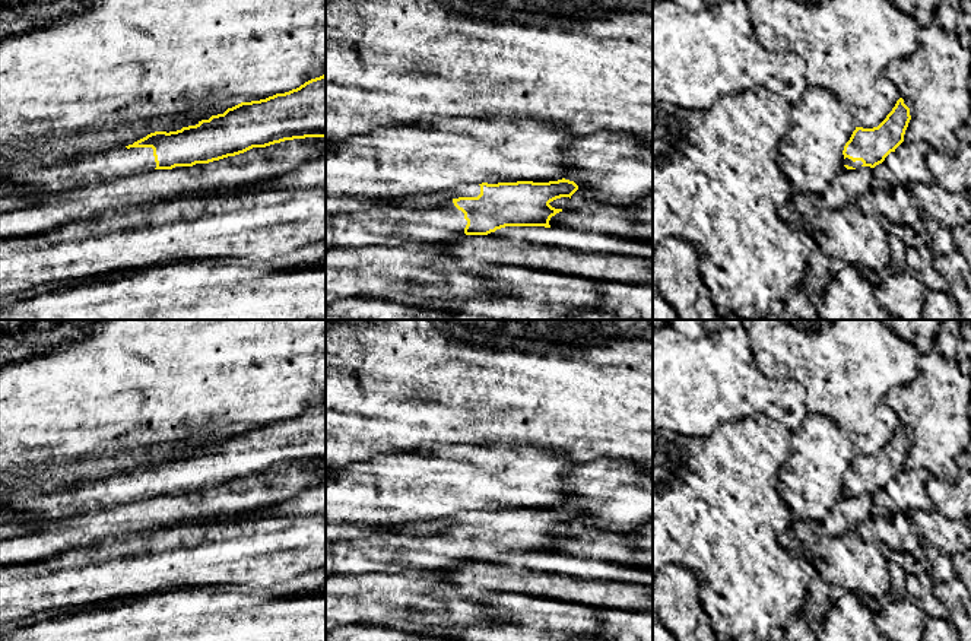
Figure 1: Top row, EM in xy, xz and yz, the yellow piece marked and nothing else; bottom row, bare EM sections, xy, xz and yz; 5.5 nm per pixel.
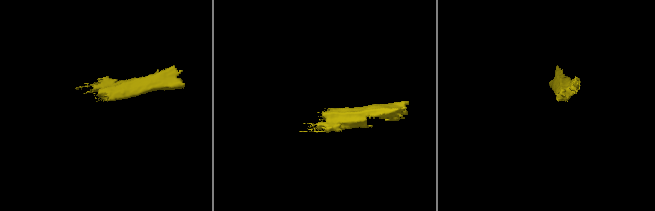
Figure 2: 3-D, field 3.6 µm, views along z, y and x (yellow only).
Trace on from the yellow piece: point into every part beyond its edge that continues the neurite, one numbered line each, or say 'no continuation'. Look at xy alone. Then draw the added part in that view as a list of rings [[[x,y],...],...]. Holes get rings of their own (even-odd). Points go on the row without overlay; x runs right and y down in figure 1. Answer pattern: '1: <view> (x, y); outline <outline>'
1: xy (92, 495); outline [[[115,475],[53,492],[16,492],[4,501],[18,514],[57,521],[155,495],[152,475]]]

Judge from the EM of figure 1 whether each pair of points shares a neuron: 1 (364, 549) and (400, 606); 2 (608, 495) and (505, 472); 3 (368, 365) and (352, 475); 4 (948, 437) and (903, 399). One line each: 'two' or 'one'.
1: two
2: two
3: two
4: one

